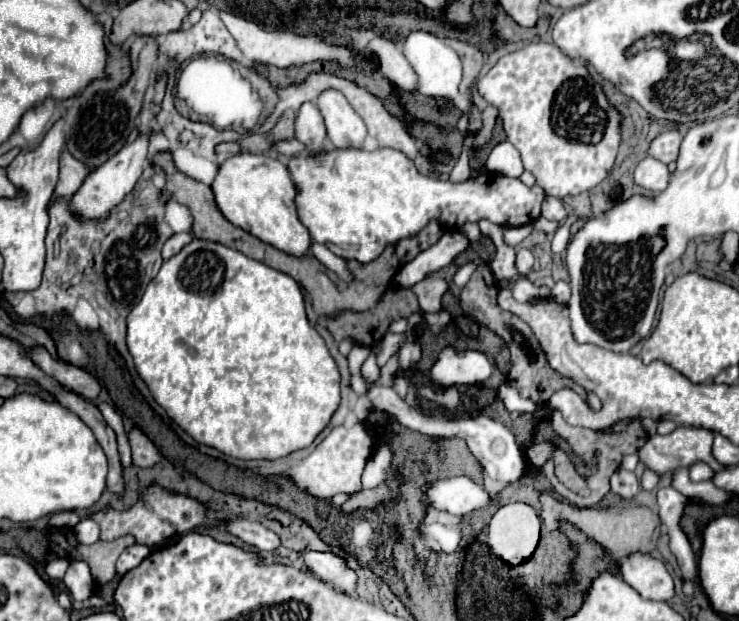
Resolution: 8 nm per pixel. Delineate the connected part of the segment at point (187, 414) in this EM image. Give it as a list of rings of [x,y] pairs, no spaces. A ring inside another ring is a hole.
[[[194,239],[180,253],[166,259],[162,263],[158,275],[146,287],[140,303],[128,313],[126,327],[128,327],[126,329],[126,345],[128,345],[128,351],[134,359],[134,367],[140,375],[140,379],[148,385],[156,403],[160,407],[164,407],[168,417],[172,421],[176,421],[198,443],[214,447],[214,449],[218,449],[226,455],[232,455],[236,459],[280,459],[280,457],[286,457],[298,449],[308,447],[316,439],[316,435],[328,425],[332,413],[336,411],[336,407],[340,403],[338,367],[336,367],[332,355],[328,353],[324,339],[308,323],[306,309],[304,309],[304,295],[302,295],[300,285],[292,277],[288,277],[288,275],[284,275],[284,273],[280,273],[260,261],[254,261],[254,259],[246,257],[244,253],[230,249],[222,243]]]

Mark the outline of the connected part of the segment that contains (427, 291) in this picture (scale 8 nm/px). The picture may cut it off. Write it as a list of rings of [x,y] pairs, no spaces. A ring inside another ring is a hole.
[[[434,277],[430,281],[420,281],[410,287],[420,303],[420,309],[426,313],[440,313],[442,309],[442,295],[448,291],[448,279]]]

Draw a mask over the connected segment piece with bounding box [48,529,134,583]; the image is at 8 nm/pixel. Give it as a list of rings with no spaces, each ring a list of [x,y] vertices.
[[[50,529],[48,537],[56,541],[72,559],[84,561],[90,567],[92,579],[96,583],[108,583],[116,575],[118,555],[134,545],[134,537],[126,535],[116,541],[96,541],[92,545],[84,545],[76,539],[72,529]]]

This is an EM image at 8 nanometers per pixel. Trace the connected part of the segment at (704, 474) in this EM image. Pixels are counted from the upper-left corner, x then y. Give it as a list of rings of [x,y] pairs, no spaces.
[[[706,463],[690,465],[690,479],[692,481],[710,481],[714,477],[714,469]]]

